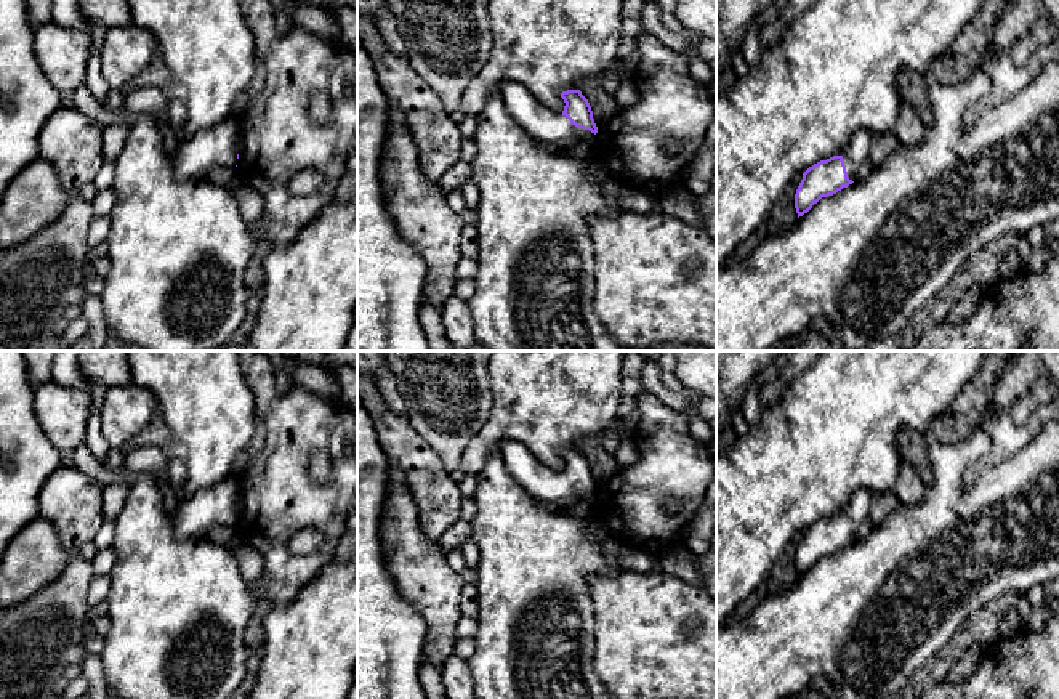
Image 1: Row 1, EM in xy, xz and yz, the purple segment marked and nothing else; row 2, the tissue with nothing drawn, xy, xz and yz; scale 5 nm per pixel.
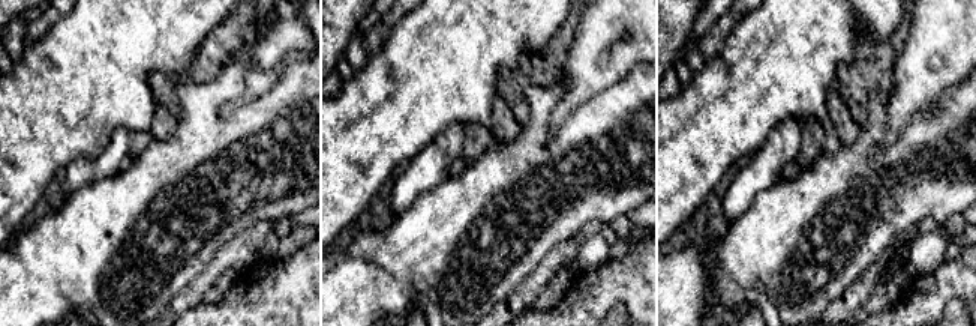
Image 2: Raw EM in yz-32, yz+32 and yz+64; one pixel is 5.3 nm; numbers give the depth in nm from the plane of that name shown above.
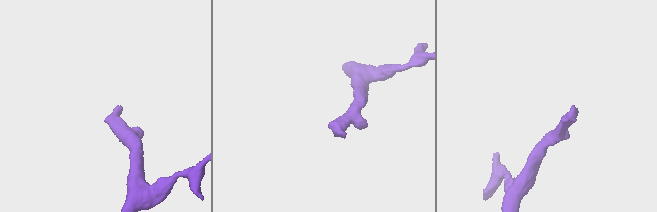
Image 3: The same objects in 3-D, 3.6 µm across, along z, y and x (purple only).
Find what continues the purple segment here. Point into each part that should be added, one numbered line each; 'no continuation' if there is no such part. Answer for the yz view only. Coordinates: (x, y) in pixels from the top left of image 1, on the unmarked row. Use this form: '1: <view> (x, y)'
1: yz (857, 510)

